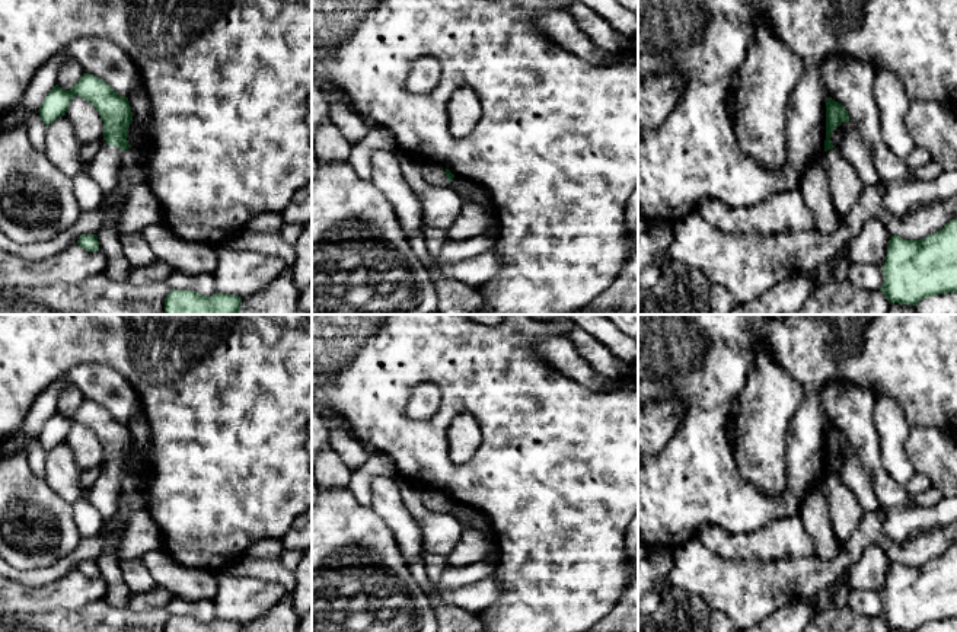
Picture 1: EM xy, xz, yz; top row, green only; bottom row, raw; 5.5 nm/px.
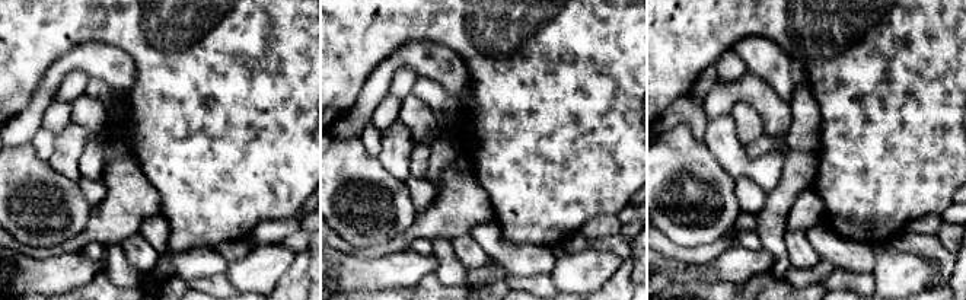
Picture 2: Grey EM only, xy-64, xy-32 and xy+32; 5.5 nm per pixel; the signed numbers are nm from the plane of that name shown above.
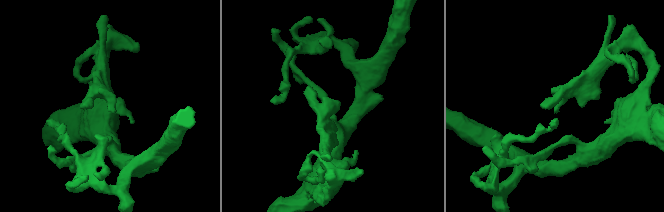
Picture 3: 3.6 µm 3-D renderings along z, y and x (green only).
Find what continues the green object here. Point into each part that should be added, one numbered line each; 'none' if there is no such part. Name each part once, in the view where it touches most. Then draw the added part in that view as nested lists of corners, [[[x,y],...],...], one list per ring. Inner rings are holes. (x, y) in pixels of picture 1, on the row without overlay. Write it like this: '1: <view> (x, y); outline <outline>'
none

